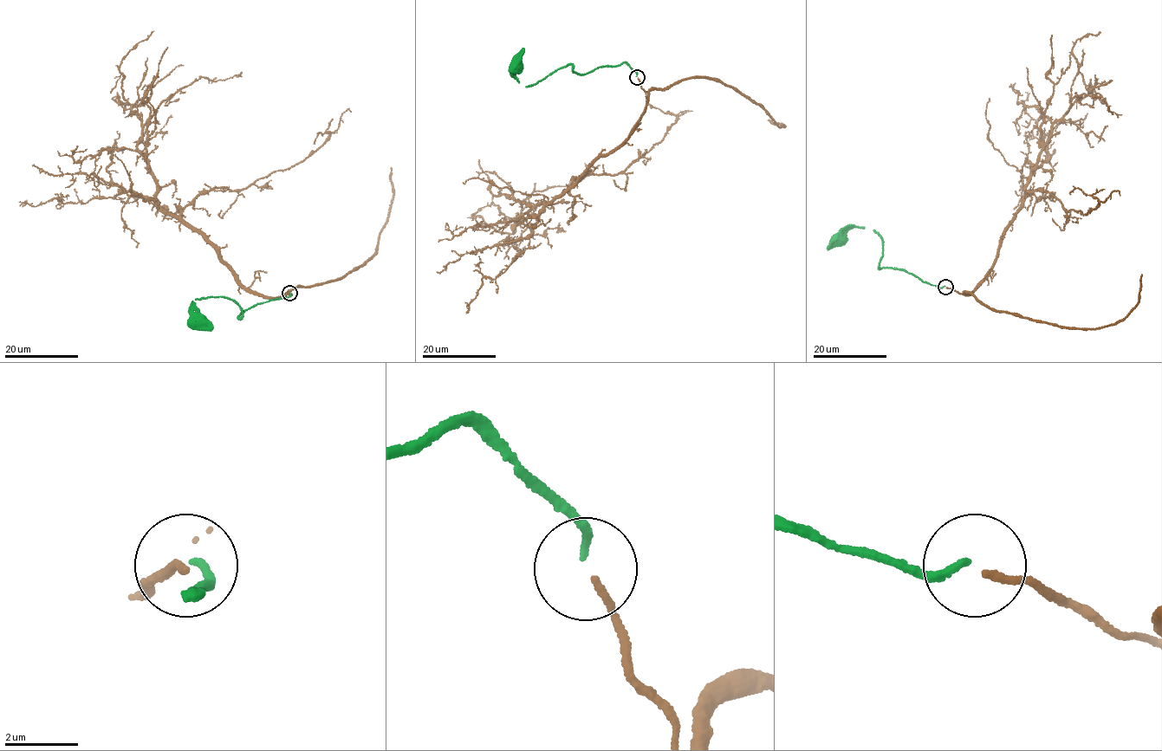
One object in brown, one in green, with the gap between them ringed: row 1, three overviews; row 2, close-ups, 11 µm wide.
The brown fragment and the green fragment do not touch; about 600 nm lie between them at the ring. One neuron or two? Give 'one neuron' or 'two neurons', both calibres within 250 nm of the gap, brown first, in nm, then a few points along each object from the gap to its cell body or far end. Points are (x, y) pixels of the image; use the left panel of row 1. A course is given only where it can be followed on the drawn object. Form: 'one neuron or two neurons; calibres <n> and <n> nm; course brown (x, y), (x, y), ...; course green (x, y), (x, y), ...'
one neuron; calibres 180 and 190 nm; course brown (289, 294), (244, 287), (204, 237), (159, 206), (119, 67), (154, 31); course green (289, 292), (292, 294), (240, 313), (238, 318), (240, 307), (224, 297), (195, 299), (190, 311), (195, 318)

